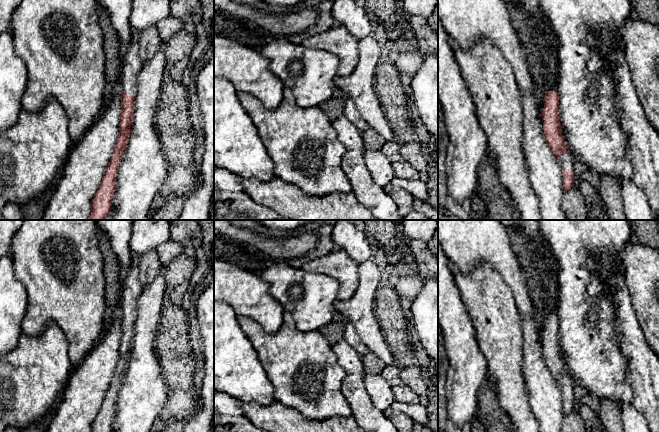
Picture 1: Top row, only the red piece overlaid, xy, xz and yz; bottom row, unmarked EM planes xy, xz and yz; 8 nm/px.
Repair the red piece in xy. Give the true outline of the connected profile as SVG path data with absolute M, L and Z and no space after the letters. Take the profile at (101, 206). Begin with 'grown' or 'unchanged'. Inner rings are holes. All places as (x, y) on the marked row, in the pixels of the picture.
grown; M132 28L131 40L123 60L121 71L121 116L119 135L114 146L111 160L105 170L100 186L93 198L89 220L105 220L111 211L111 203L116 188L118 164L126 150L131 133L131 125L134 115L134 101L137 93L137 79L142 69L143 61L139 57L140 33Z

